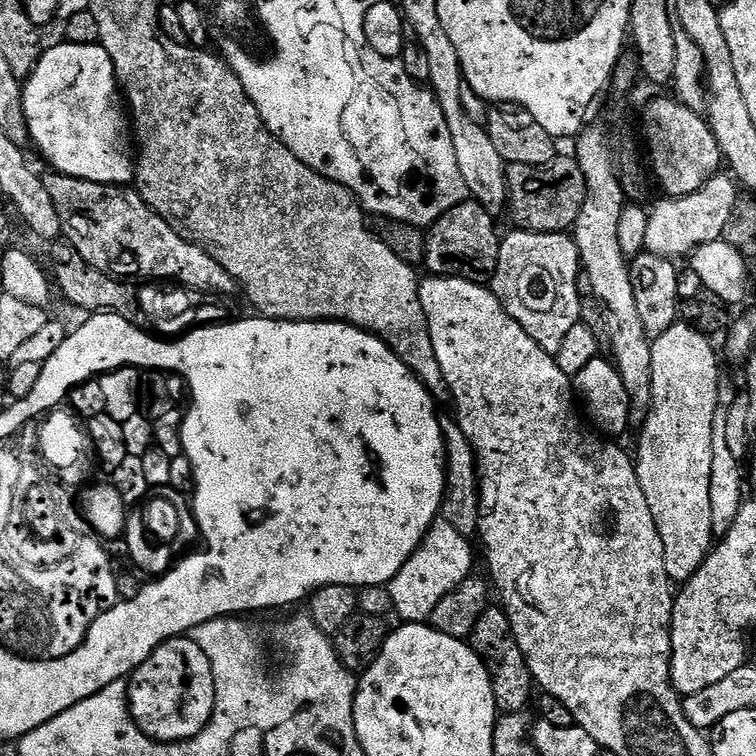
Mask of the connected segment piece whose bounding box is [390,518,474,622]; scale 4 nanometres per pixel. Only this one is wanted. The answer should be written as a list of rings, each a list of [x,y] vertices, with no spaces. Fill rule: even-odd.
[[[442,518],[429,528],[423,542],[416,547],[416,553],[406,562],[406,566],[402,566],[390,585],[393,597],[398,598],[398,612],[400,608],[405,621],[427,621],[435,607],[473,575],[472,548],[468,544],[471,544],[469,539],[458,534],[458,530]]]

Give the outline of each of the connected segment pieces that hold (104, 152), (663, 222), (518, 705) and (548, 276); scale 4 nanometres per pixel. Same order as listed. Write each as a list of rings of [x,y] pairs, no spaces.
[[[59,43],[41,51],[40,60],[22,84],[22,111],[31,143],[36,143],[37,150],[63,176],[99,184],[131,185],[136,179],[134,140],[131,135],[124,136],[126,112],[118,95],[116,71],[110,62],[110,54],[106,54],[100,43]]]
[[[717,174],[710,182],[706,182],[706,186],[702,186],[702,190],[694,194],[661,199],[661,204],[651,206],[648,213],[645,249],[655,256],[687,257],[703,244],[721,239],[726,218],[730,218],[730,210],[734,210],[734,202],[738,199],[736,188],[738,189],[737,181],[731,175]]]
[[[488,606],[473,628],[470,643],[492,676],[492,689],[494,690],[497,709],[504,714],[510,712],[523,713],[524,707],[528,703],[530,705],[533,703],[532,688],[534,689],[534,681],[532,671],[529,670],[524,657],[524,651],[520,649],[512,633],[512,624],[508,620],[507,611],[500,606],[497,608]]]
[[[519,230],[509,231],[509,236],[506,235],[500,241],[500,253],[498,254],[498,262],[496,270],[490,277],[490,287],[495,292],[496,297],[500,300],[502,307],[510,314],[510,318],[514,318],[528,331],[534,338],[534,342],[538,342],[538,346],[542,346],[547,352],[553,354],[559,353],[559,350],[564,341],[568,339],[570,330],[577,327],[580,316],[580,288],[576,285],[576,279],[582,276],[582,265],[580,263],[580,251],[576,245],[575,239],[571,235],[562,232],[522,232]]]

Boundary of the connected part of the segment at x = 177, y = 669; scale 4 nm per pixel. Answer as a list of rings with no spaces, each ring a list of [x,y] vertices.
[[[187,635],[178,636],[175,640],[166,640],[138,666],[132,673],[128,685],[128,708],[132,711],[136,725],[151,740],[165,744],[174,744],[181,740],[193,740],[205,726],[212,721],[212,713],[216,711],[216,685],[218,676],[212,673],[212,660]]]

